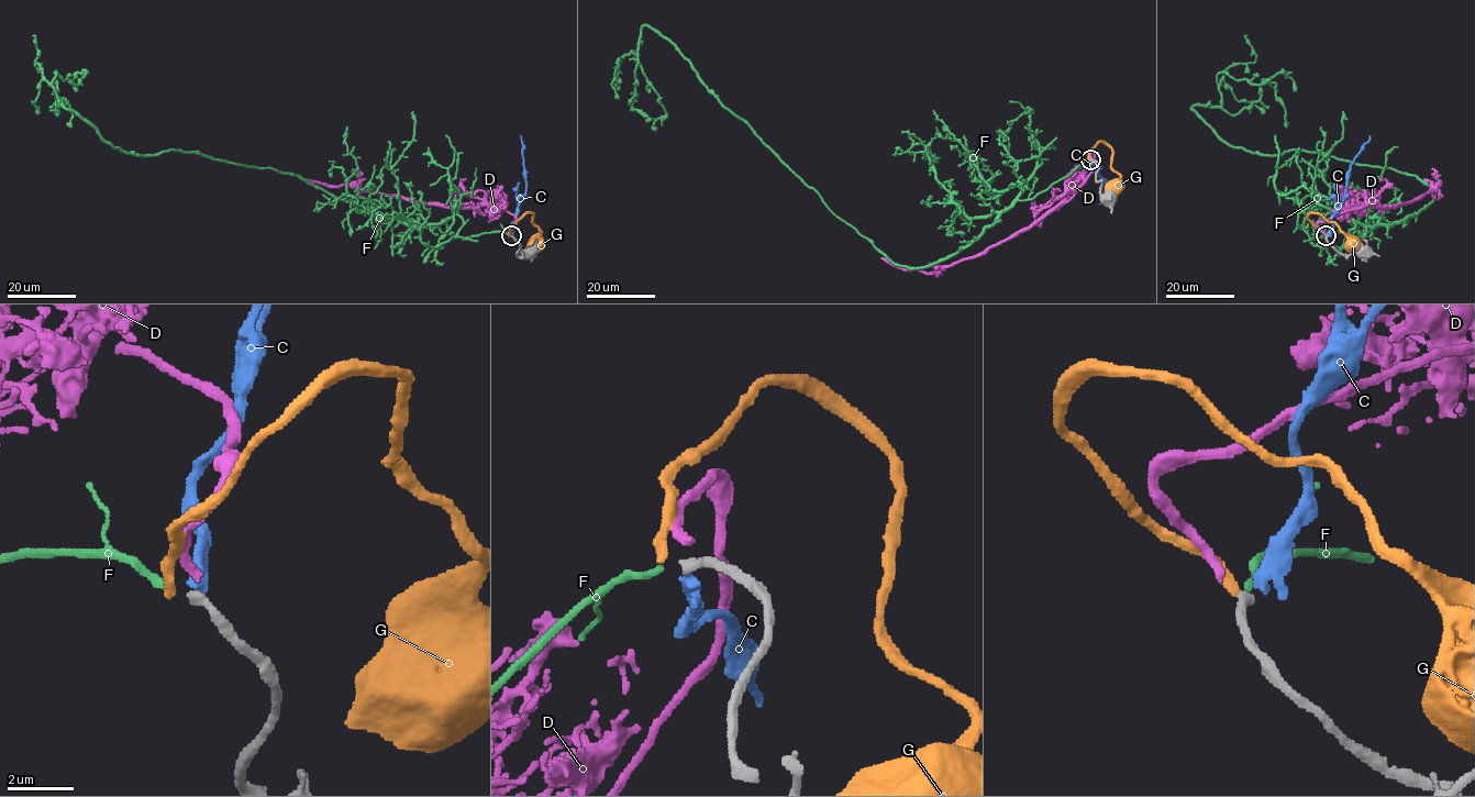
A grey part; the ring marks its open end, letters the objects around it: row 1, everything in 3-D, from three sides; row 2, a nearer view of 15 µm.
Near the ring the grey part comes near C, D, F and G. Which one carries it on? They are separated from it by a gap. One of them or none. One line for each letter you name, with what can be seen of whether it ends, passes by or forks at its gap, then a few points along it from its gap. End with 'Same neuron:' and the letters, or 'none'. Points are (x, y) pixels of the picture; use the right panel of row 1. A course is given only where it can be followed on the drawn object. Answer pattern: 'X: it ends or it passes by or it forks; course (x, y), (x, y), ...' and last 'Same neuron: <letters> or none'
F: it ends; course (1327, 235), (1434, 196), (1234, 147), (1191, 108), (1221, 104), (1221, 73), (1295, 91)
Same neuron: F

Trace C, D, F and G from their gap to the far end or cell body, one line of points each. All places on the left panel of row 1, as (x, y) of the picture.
C: (511, 234), (527, 180), (520, 135)
D: (511, 234), (516, 217), (492, 206), (439, 206), (359, 190), (354, 185), (326, 186), (301, 179)
F: (509, 235), (408, 225), (270, 168), (125, 153), (58, 104), (56, 73), (77, 85), (87, 73), (76, 91)
G: (509, 235), (509, 230), (520, 219), (533, 213), (531, 222), (541, 232), (542, 245), (539, 245)

